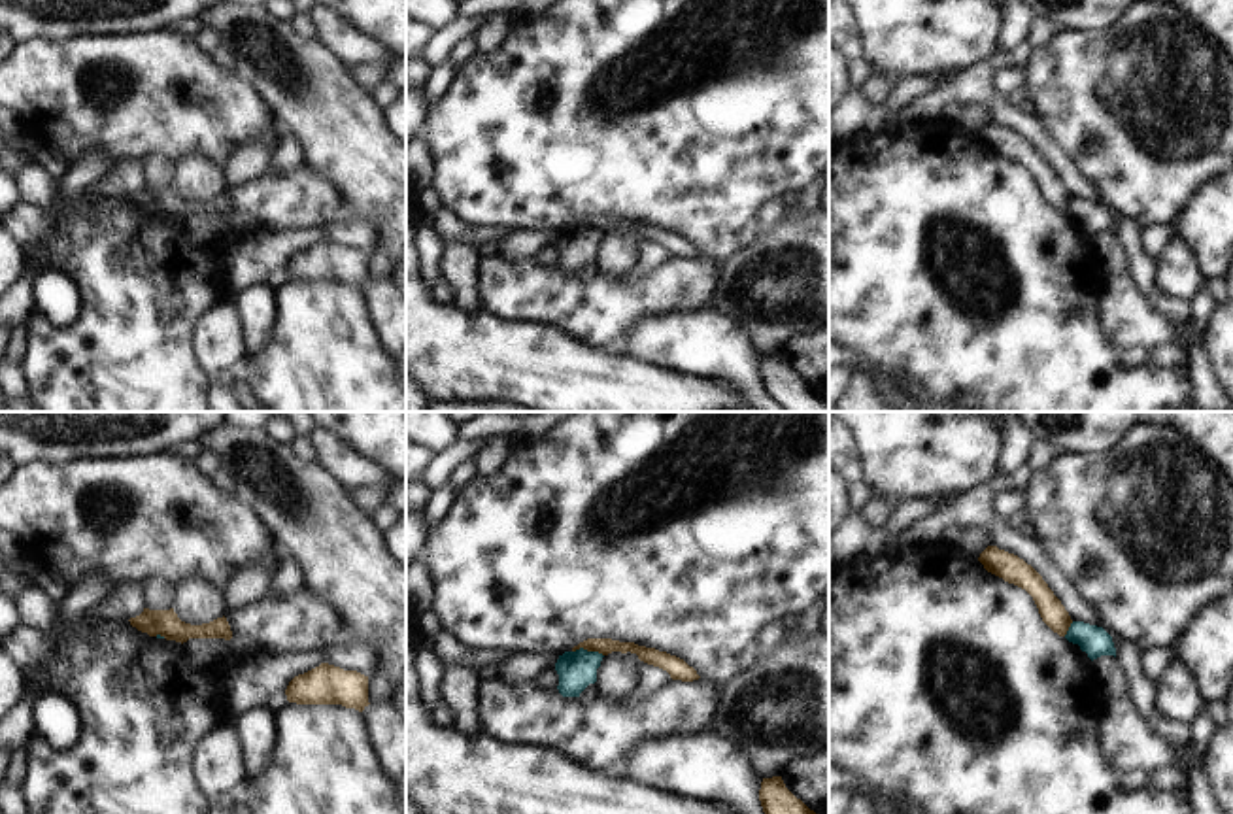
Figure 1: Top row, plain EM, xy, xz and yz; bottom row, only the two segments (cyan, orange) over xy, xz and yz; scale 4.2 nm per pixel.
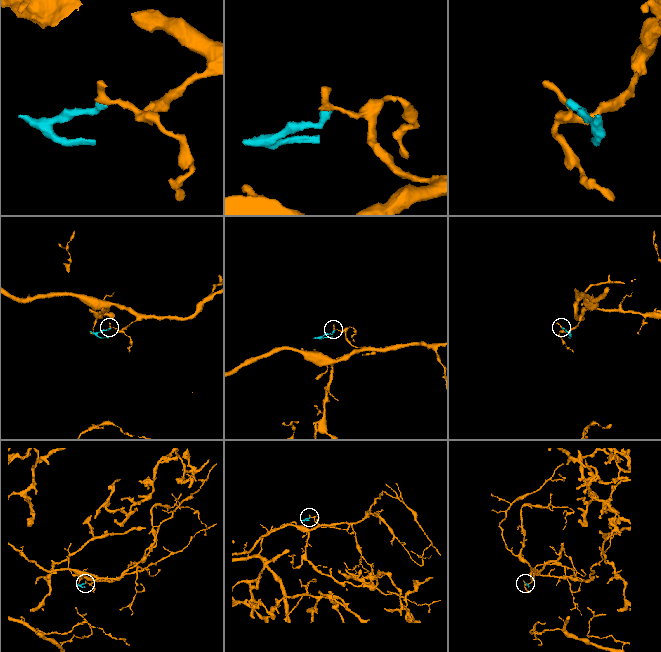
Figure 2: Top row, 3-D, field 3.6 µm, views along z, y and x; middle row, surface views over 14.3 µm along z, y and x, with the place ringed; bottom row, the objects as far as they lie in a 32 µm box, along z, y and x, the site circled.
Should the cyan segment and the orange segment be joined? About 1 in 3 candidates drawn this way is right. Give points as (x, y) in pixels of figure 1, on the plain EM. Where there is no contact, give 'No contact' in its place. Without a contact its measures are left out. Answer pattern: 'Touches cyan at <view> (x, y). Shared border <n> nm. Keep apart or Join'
Touches cyan at xz (586, 227). Shared border 140 nm. Keep apart

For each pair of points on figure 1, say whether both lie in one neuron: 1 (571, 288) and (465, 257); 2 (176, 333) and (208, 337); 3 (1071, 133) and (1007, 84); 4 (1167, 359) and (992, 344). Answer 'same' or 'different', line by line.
1: different
2: different
3: different
4: different

